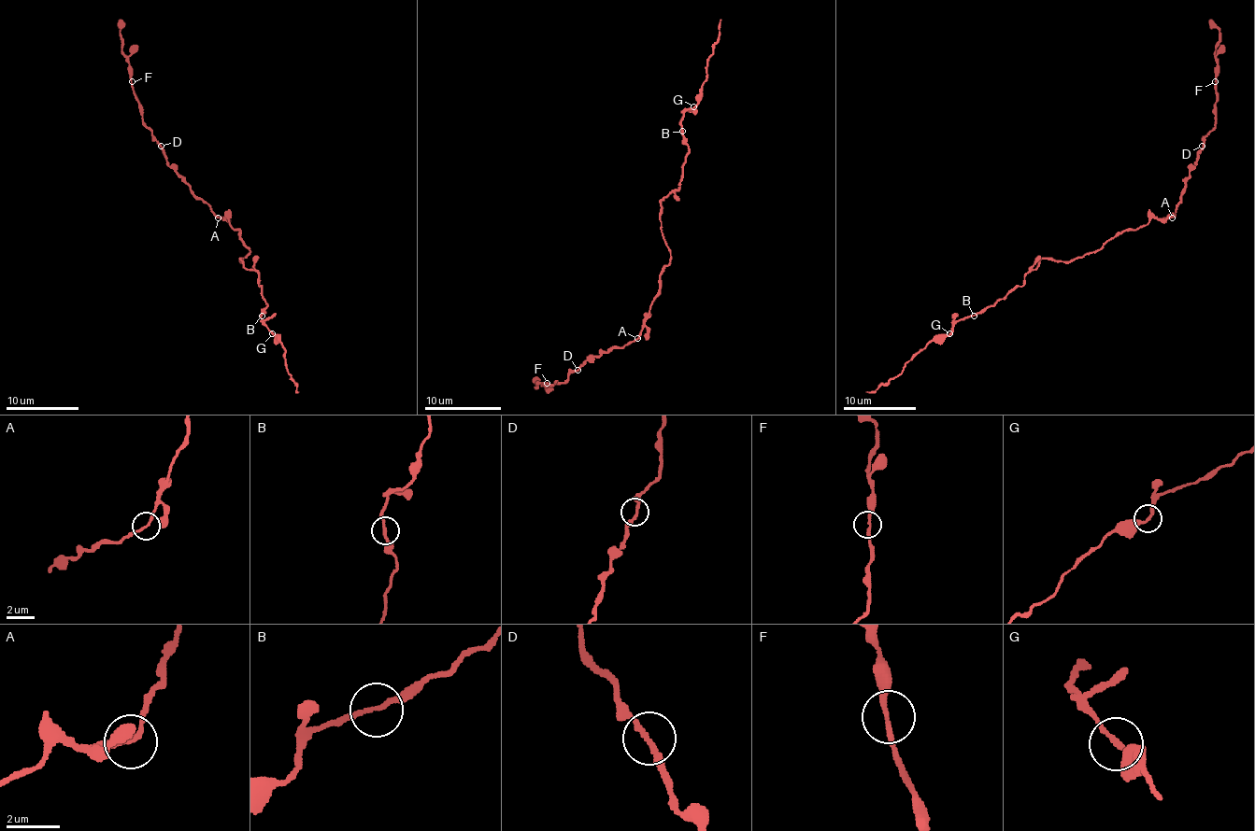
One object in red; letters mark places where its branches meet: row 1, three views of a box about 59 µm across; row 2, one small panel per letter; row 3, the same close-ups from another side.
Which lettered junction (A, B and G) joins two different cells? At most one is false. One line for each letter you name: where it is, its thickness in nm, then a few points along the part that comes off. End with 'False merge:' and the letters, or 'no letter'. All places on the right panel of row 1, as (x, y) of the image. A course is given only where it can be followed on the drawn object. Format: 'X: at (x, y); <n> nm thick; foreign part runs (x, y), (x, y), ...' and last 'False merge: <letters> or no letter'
False merge: no letter

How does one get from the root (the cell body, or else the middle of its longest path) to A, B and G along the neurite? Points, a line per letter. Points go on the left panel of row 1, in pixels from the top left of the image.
A: (243, 243), (239, 232), (230, 226), (229, 218), (218, 217)
B: (243, 243), (250, 251), (239, 260), (243, 260), (245, 268), (258, 274), (262, 295), (267, 304), (262, 316)
G: (243, 243), (250, 251), (239, 260), (258, 274), (267, 304), (260, 317), (272, 333)

